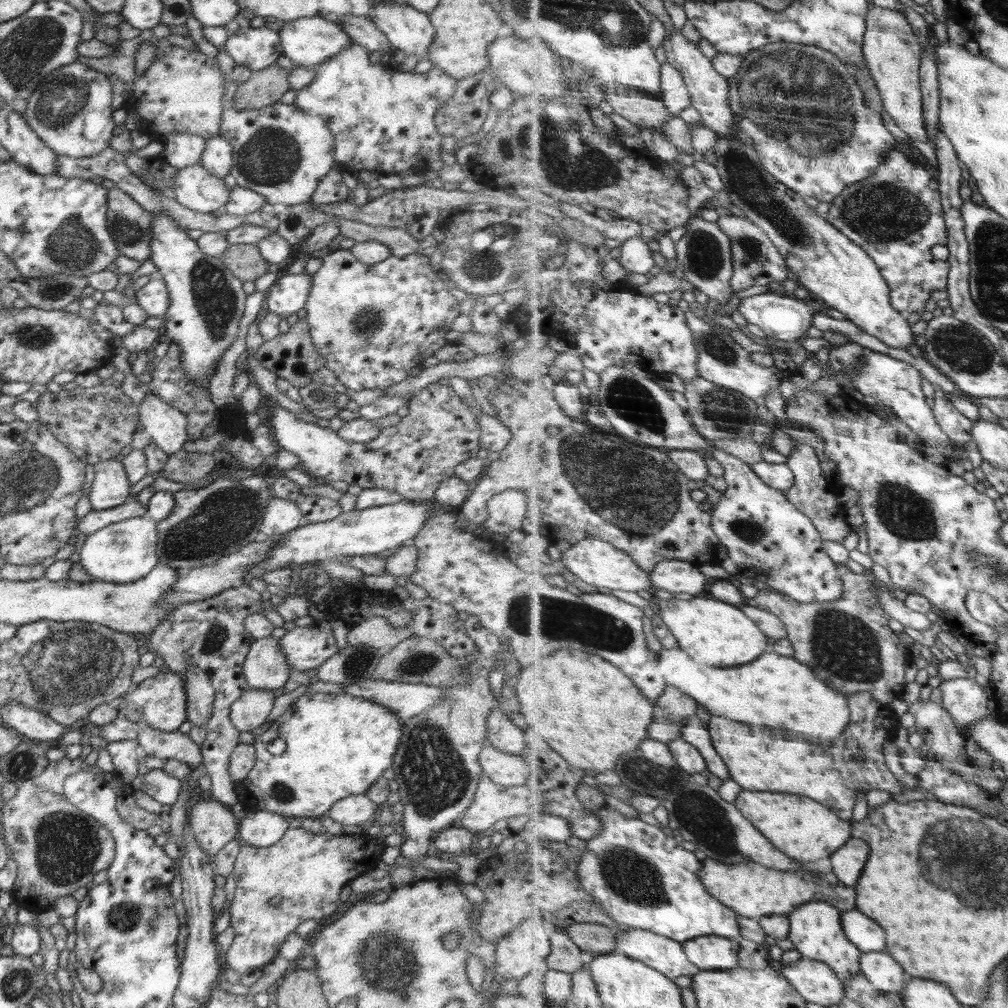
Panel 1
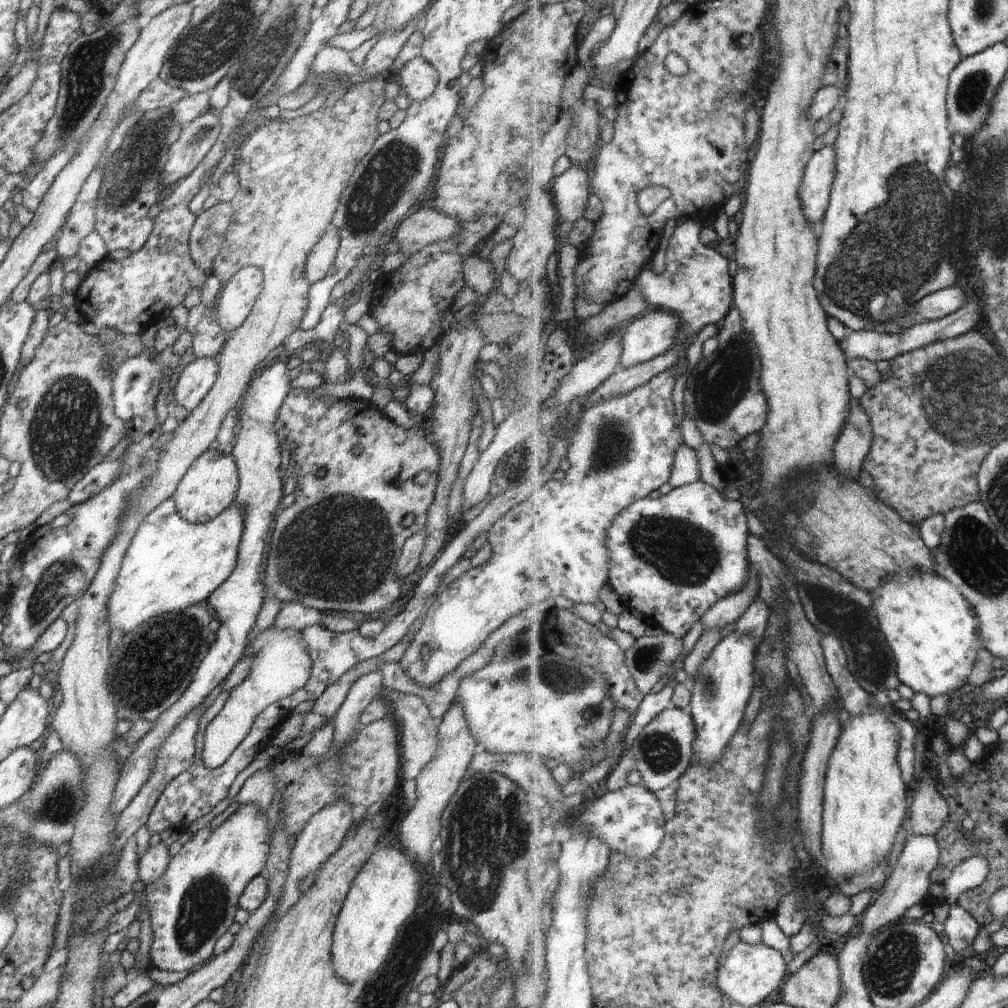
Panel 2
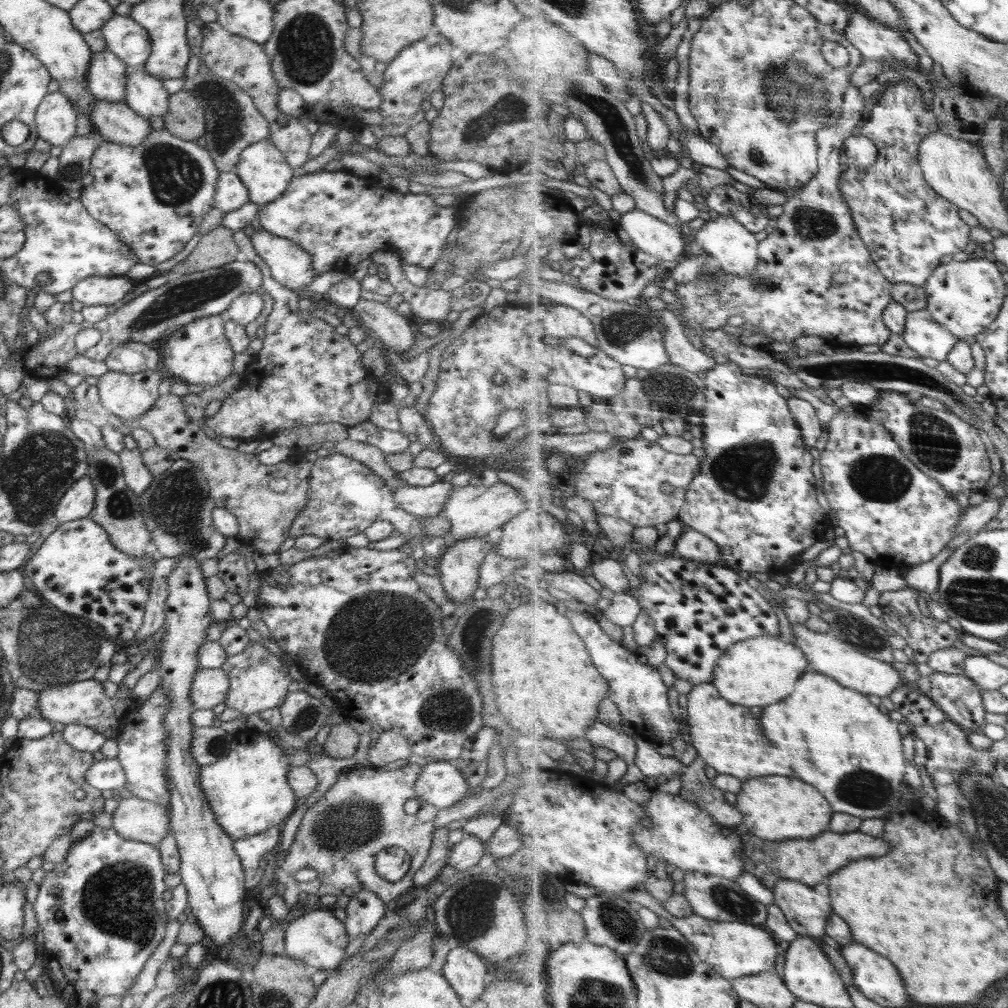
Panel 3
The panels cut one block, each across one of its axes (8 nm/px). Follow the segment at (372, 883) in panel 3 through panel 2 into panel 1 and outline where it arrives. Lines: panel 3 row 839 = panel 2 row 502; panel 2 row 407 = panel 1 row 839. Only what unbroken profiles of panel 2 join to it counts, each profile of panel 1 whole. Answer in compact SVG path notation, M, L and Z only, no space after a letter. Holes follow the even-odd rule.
M302 827L288 828L284 836L276 844L266 847L244 845L240 848L234 861L234 880L236 894L230 905L230 924L234 928L236 936L224 954L226 963L238 974L249 974L256 969L262 969L270 963L284 940L290 933L294 933L296 927L304 920L316 918L320 921L338 910L339 895L346 884L361 874L366 874L376 862L380 861L383 849L380 842L370 835L362 833L336 835L328 832L314 834ZM278 898L278 904L272 904L270 900Z

